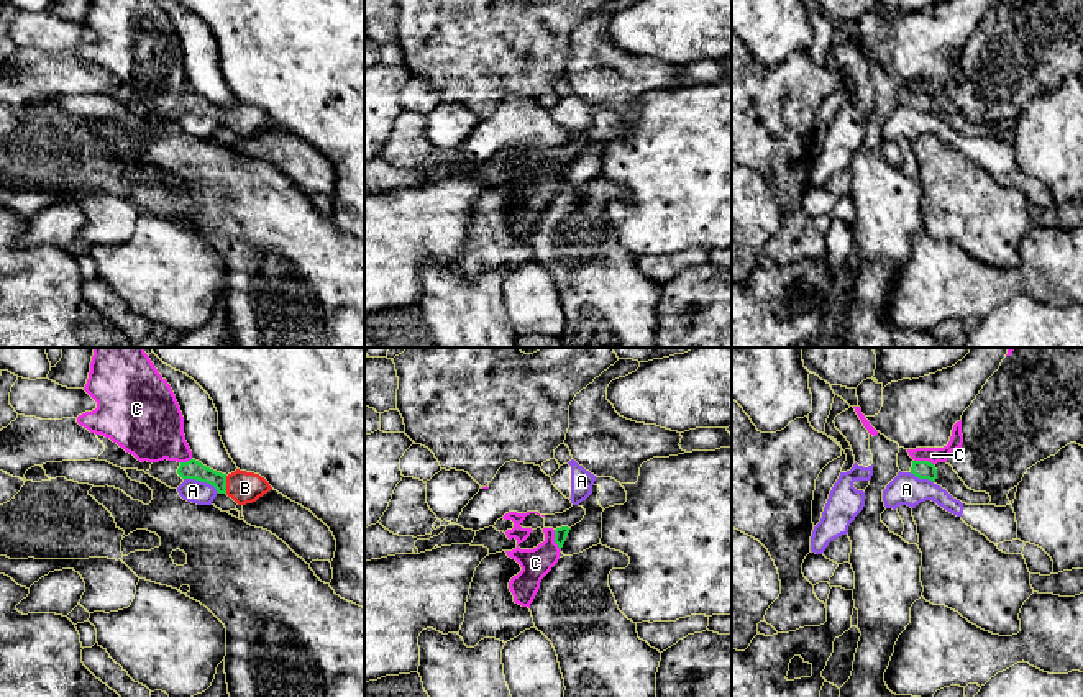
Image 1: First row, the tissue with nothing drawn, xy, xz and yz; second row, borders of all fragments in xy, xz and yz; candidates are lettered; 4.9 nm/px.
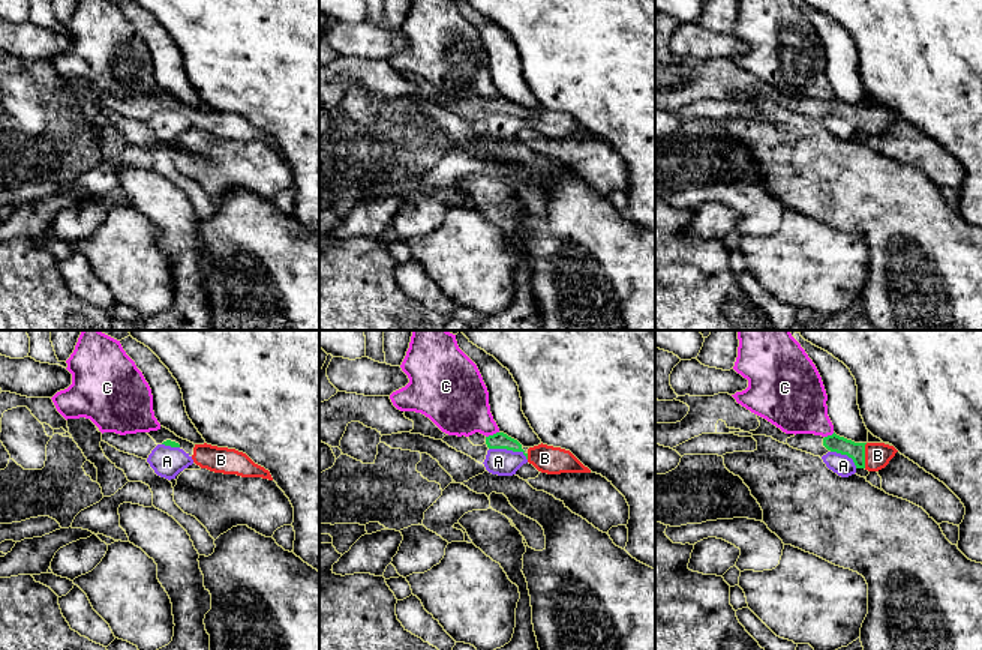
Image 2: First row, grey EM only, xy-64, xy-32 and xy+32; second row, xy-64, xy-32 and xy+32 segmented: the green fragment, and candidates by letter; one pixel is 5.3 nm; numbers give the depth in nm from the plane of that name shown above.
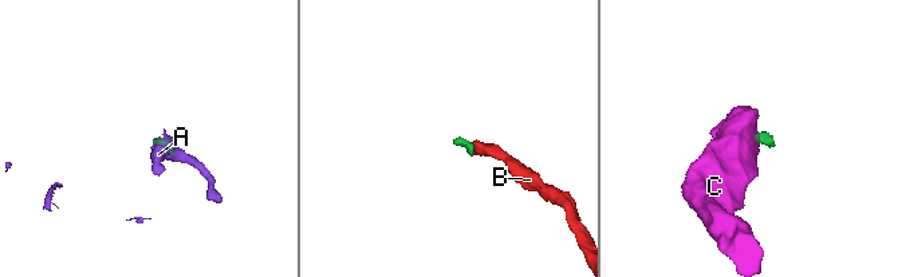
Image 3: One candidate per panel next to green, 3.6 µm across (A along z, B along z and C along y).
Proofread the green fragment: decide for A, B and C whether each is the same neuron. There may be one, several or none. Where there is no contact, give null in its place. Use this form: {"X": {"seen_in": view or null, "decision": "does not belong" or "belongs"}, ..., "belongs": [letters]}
{"A": {"seen_in": "xy", "decision": "does not belong"}, "B": {"seen_in": "xy", "decision": "belongs"}, "C": {"seen_in": "xz", "decision": "does not belong"}, "belongs": ["B"]}

